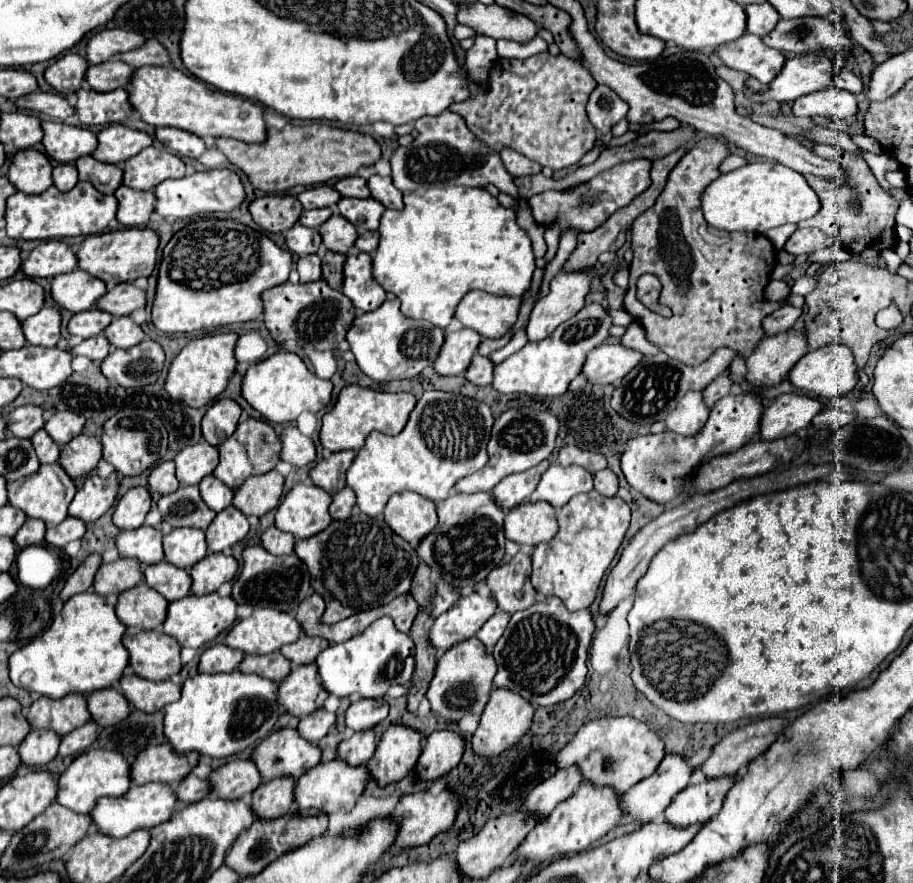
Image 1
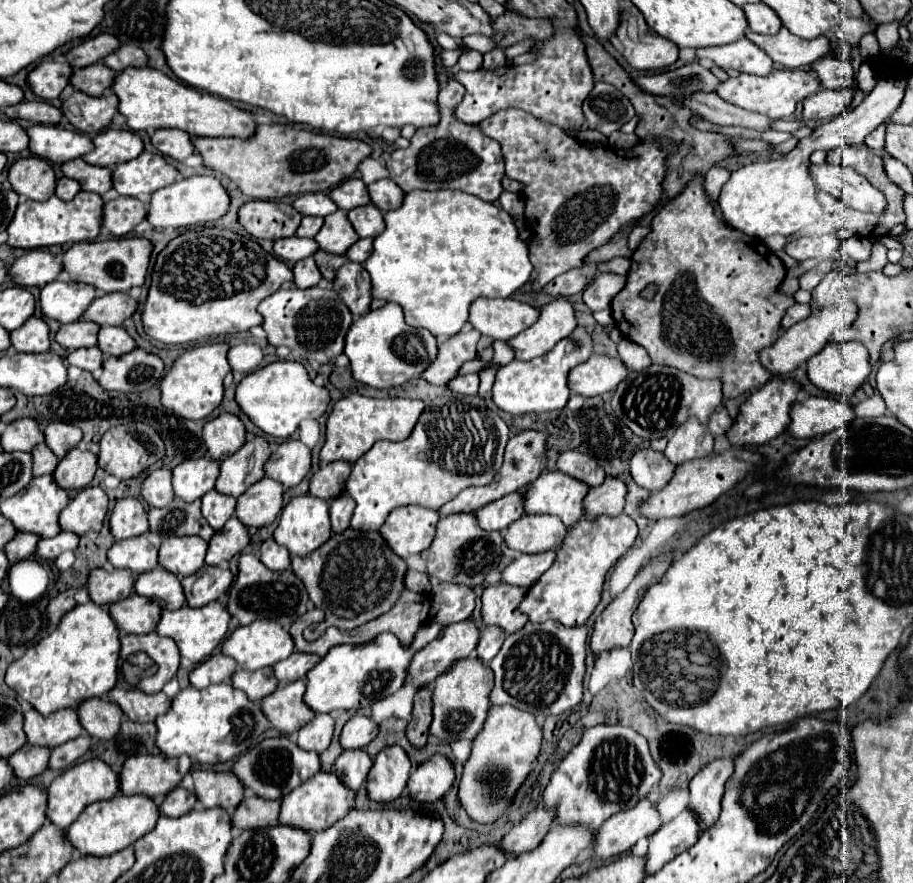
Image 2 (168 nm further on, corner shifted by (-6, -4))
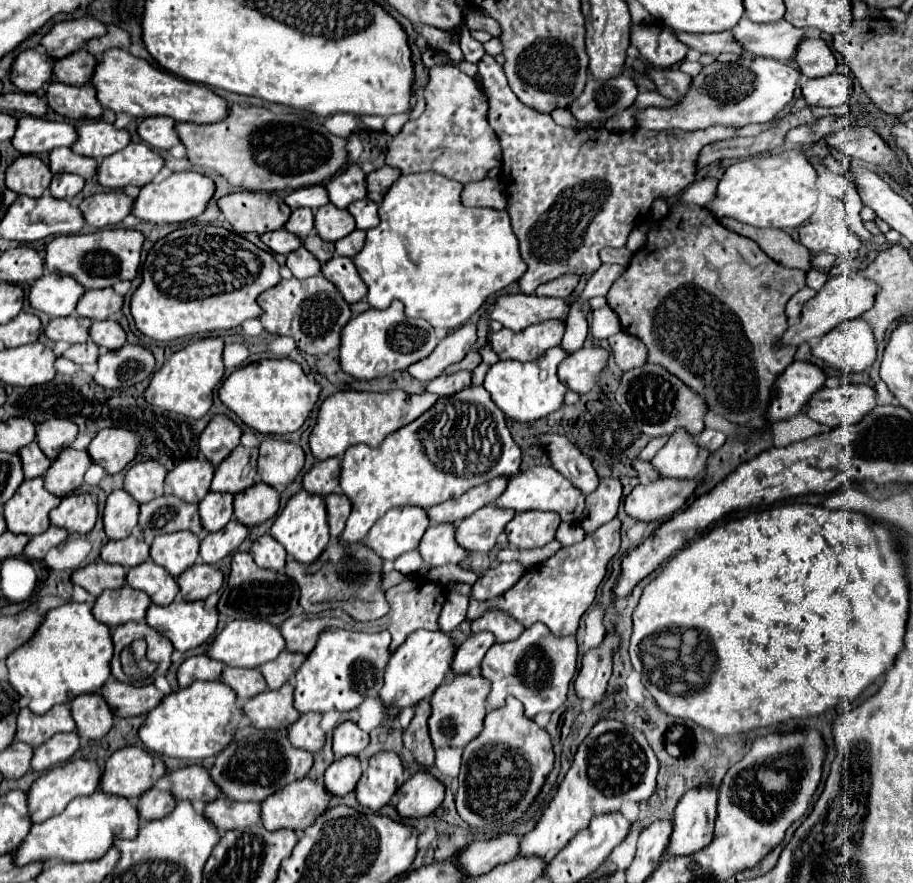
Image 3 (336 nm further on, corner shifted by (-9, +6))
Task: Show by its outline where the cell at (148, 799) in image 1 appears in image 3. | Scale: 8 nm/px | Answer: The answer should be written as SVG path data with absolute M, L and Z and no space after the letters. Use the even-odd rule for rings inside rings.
M95 791L89 797L73 799L73 803L69 803L69 807L61 815L33 825L29 835L13 853L13 863L17 867L23 867L27 863L47 863L53 859L61 859L67 863L93 861L107 853L113 839L133 839L137 835L137 829L139 815L129 799Z

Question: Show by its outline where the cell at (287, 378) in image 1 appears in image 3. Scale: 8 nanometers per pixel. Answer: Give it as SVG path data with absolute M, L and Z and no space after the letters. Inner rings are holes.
M261 359L233 371L219 389L219 399L251 429L263 435L297 431L309 417L321 387L309 381L301 365L291 359Z

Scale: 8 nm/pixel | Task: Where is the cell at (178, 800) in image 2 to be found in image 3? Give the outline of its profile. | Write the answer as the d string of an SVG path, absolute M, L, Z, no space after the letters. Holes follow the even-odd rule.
M145 791L145 795L139 797L137 813L141 821L153 821L169 815L175 809L175 799L169 791Z

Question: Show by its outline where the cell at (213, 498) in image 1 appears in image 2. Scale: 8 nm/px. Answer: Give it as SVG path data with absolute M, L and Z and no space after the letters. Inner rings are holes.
M210 491L206 493L206 497L202 497L202 515L216 531L222 529L222 525L234 515L234 511L236 511L234 497L226 497L218 491Z

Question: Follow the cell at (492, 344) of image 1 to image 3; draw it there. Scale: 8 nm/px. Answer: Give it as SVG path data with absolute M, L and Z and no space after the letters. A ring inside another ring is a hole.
M470 351L465 358L456 364L450 365L445 369L446 374L452 374L459 370L472 371L482 361L480 354L476 351Z

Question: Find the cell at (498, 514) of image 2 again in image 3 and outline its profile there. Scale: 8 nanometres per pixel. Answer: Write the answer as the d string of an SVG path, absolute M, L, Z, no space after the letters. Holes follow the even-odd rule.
M487 505L455 525L455 539L469 553L489 553L513 515L513 509Z

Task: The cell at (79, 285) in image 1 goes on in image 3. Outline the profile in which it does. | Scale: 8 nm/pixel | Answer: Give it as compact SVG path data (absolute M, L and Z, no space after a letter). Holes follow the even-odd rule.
M47 273L31 285L29 305L49 317L69 317L75 313L75 305L83 291L85 289L73 283L69 275Z

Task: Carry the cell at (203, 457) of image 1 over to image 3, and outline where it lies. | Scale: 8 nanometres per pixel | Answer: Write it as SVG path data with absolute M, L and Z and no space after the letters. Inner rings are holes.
M185 459L167 473L165 485L171 495L187 503L199 503L209 493L213 471L215 467L207 459Z

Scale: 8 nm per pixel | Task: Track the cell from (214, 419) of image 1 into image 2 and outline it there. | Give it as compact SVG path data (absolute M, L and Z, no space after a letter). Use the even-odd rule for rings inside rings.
M222 413L204 425L202 437L210 457L224 461L242 447L242 443L246 441L246 429L236 415Z

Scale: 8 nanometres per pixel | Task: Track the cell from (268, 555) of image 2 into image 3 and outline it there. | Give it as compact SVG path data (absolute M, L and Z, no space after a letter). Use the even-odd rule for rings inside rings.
M271 535L259 537L251 547L251 555L259 567L273 569L273 571L281 571L287 561L285 549L277 541L273 541Z

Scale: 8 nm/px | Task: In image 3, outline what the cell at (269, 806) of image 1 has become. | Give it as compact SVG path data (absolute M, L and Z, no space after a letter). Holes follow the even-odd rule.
M217 797L205 805L203 815L219 829L219 835L231 829L245 829L259 821L259 803L235 803L225 797Z

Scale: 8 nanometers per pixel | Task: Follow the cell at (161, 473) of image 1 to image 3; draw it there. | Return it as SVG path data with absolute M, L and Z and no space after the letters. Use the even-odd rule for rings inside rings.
M157 461L135 463L123 481L123 489L137 499L137 503L147 503L163 493L163 479L167 471Z

